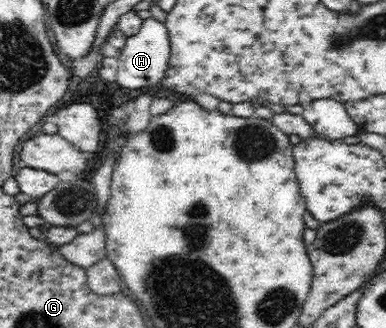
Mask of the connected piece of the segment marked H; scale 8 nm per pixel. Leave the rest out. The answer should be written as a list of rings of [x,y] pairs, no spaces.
[[[153,16],[147,17],[142,22],[140,31],[136,35],[127,37],[120,49],[120,56],[117,57],[119,69],[114,84],[126,89],[156,86],[165,77],[170,54],[170,40],[165,23],[156,20]]]

